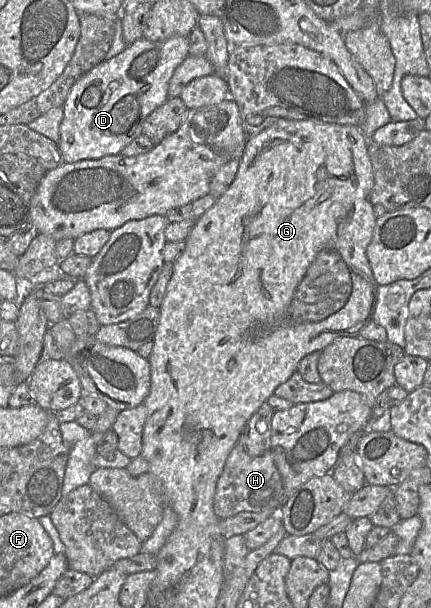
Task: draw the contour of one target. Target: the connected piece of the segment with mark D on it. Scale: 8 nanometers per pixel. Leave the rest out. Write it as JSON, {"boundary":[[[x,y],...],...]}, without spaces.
{"boundary":[[[174,36],[163,41],[150,41],[143,37],[126,46],[118,55],[105,59],[81,76],[70,89],[62,105],[64,116],[60,124],[59,148],[64,161],[73,163],[120,154],[123,148],[142,134],[145,119],[168,100],[170,79],[188,53],[188,37]]]}

